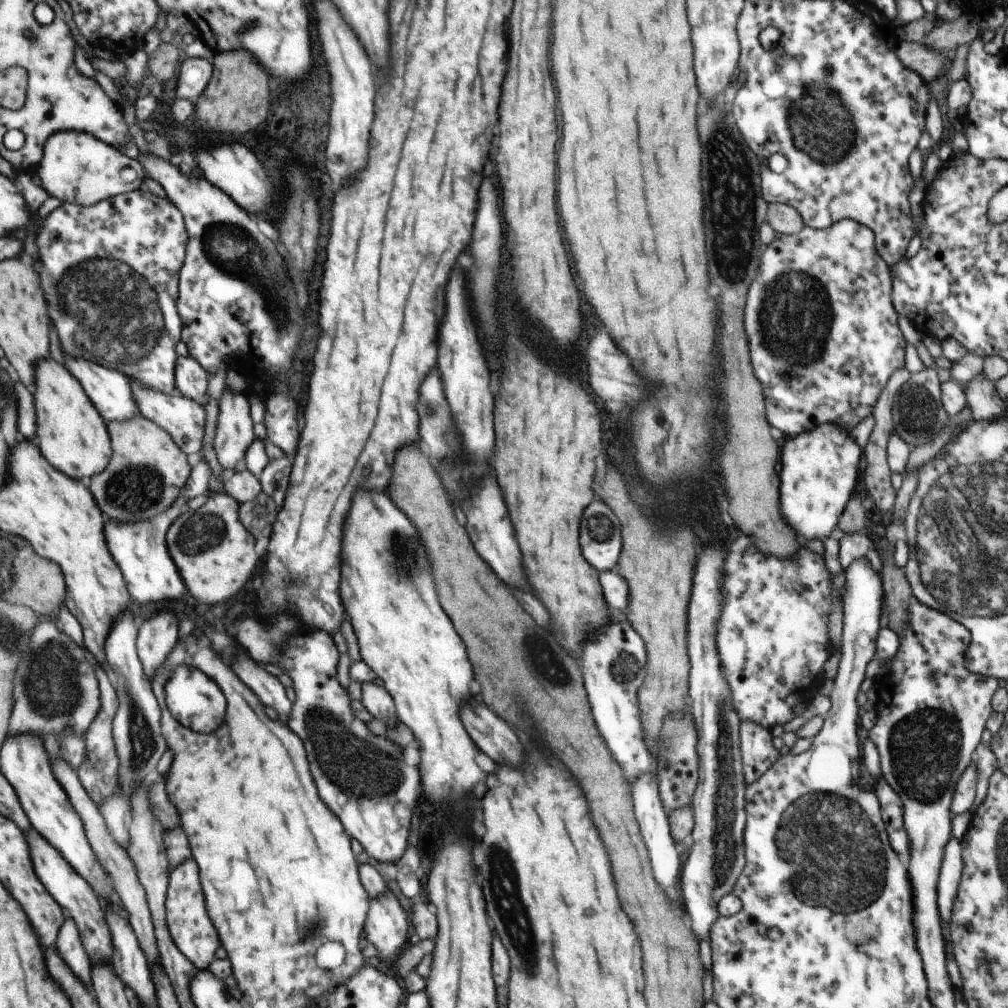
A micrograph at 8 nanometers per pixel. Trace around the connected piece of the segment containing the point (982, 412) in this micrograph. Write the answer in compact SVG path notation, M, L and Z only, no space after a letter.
M977 373L965 383L963 392L973 420L992 421L1004 417L1004 402L996 393L994 380Z

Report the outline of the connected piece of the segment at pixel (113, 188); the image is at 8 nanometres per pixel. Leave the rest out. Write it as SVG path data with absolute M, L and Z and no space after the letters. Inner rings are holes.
M66 130L52 134L45 147L44 160L38 167L44 190L59 200L92 207L108 198L138 191L148 174L138 159L129 158L117 147L98 139L96 135L82 130ZM133 168L136 179L127 182L123 170Z

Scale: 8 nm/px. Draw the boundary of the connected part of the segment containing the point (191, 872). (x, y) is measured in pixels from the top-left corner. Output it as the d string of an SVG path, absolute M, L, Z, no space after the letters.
M195 857L188 858L171 872L166 907L168 925L181 952L194 962L198 969L209 969L217 958L221 940L213 919L209 918L204 887L200 879L200 866Z

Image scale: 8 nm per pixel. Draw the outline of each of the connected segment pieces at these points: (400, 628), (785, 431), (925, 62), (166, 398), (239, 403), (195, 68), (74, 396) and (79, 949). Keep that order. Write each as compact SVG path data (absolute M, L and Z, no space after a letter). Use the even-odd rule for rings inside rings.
M357 490L357 498L353 498L353 514L349 514L349 526L345 526L341 596L345 598L347 614L355 626L361 660L383 680L395 700L399 718L411 726L415 736L423 742L423 790L433 802L459 802L467 798L485 780L485 770L477 764L479 748L459 718L461 706L473 694L471 686L477 690L471 654L439 602L431 562L417 528L385 492Z
M841 219L827 229L804 226L799 233L791 236L775 233L772 242L763 246L757 282L753 282L753 290L749 290L749 306L745 306L745 334L749 334L749 350L753 350L752 371L762 386L767 420L783 435L795 437L825 423L833 423L850 431L871 415L873 404L879 400L879 392L887 387L888 378L897 368L903 367L905 340L897 328L897 313L892 305L892 276L889 273L887 263L877 254L873 231L851 219Z
M901 41L901 48L896 50L897 58L909 70L915 71L925 82L937 76L941 66L941 56L931 52L931 46Z
M131 380L131 382L141 414L156 422L163 430L168 430L185 454L189 454L189 456L200 454L204 445L203 440L205 440L205 428L207 428L207 412L205 412L203 404L195 402L183 394L169 394L143 386L141 381Z
M226 388L220 400L213 442L221 466L235 468L237 462L245 458L246 450L255 439L247 393Z
M199 57L187 58L180 68L177 98L197 102L213 78L213 73L214 64L209 60Z
M49 357L37 366L33 393L38 416L37 443L45 458L73 478L93 478L101 474L111 462L113 446L104 415L85 392L80 379L64 364Z
M67 915L59 934L56 949L73 969L73 972L85 981L93 991L92 960L85 948L78 922Z

